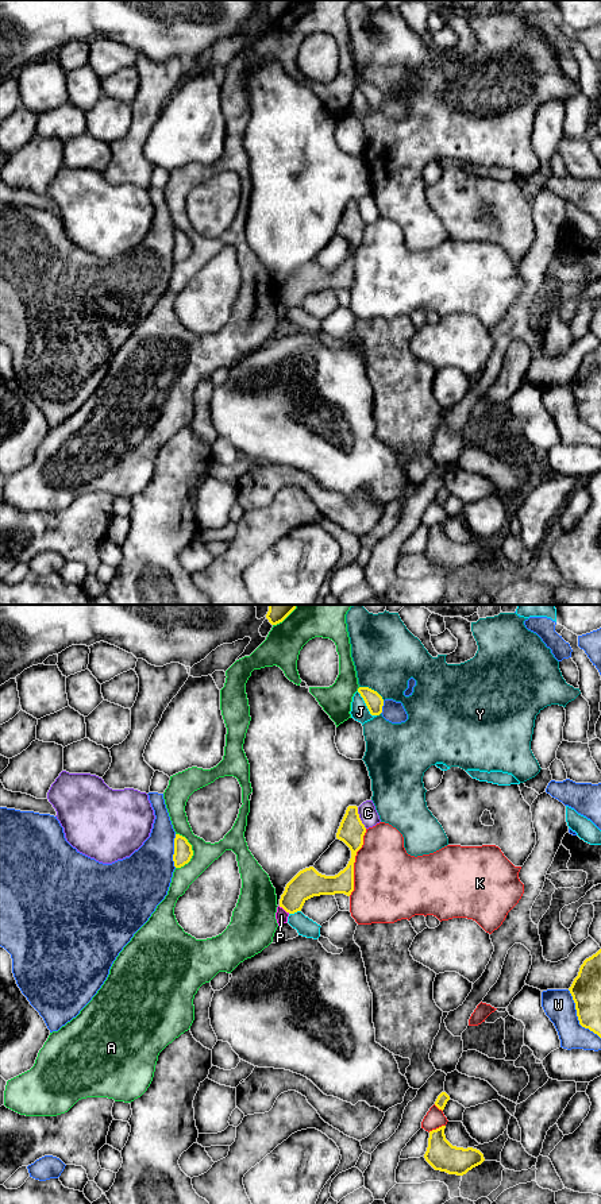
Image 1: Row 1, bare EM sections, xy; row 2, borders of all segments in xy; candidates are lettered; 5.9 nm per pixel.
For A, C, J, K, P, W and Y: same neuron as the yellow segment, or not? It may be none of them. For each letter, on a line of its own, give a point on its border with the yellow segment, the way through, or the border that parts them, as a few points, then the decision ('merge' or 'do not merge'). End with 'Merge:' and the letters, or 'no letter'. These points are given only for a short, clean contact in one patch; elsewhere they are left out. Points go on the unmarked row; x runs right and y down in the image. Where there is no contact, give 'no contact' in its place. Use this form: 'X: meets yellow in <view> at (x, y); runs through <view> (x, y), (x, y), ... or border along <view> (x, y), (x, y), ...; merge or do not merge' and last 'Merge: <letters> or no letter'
A: meets yellow in xy at (191, 244); do not merge
C: meets yellow in xy at (359, 213); do not merge
J: meets yellow in xy at (366, 100); do not merge
K: meets yellow in xy at (354, 257); do not merge
P: meets yellow in xy at (284, 304); border along xy (278, 301), (289, 308); do not merge
W: meets yellow in xy at (577, 411); do not merge
Y: meets yellow in xy at (370, 84); do not merge
Merge: no letter

